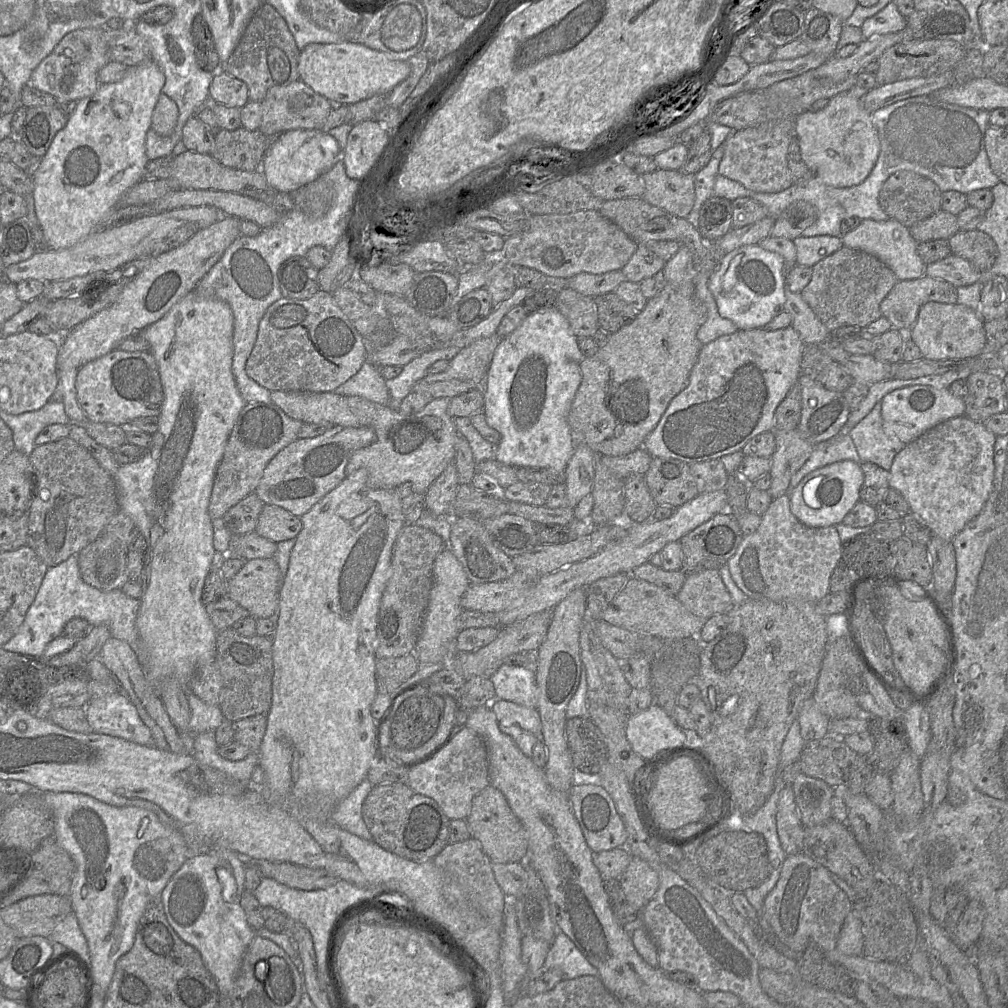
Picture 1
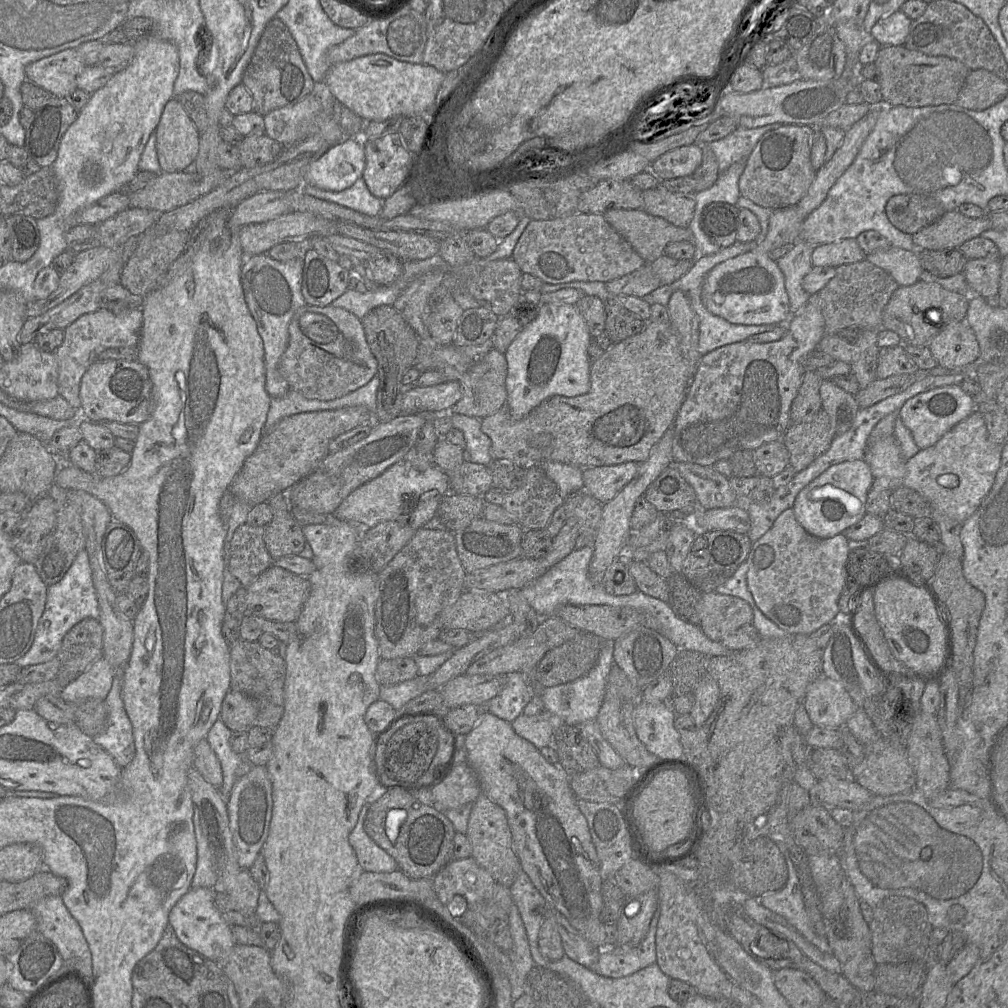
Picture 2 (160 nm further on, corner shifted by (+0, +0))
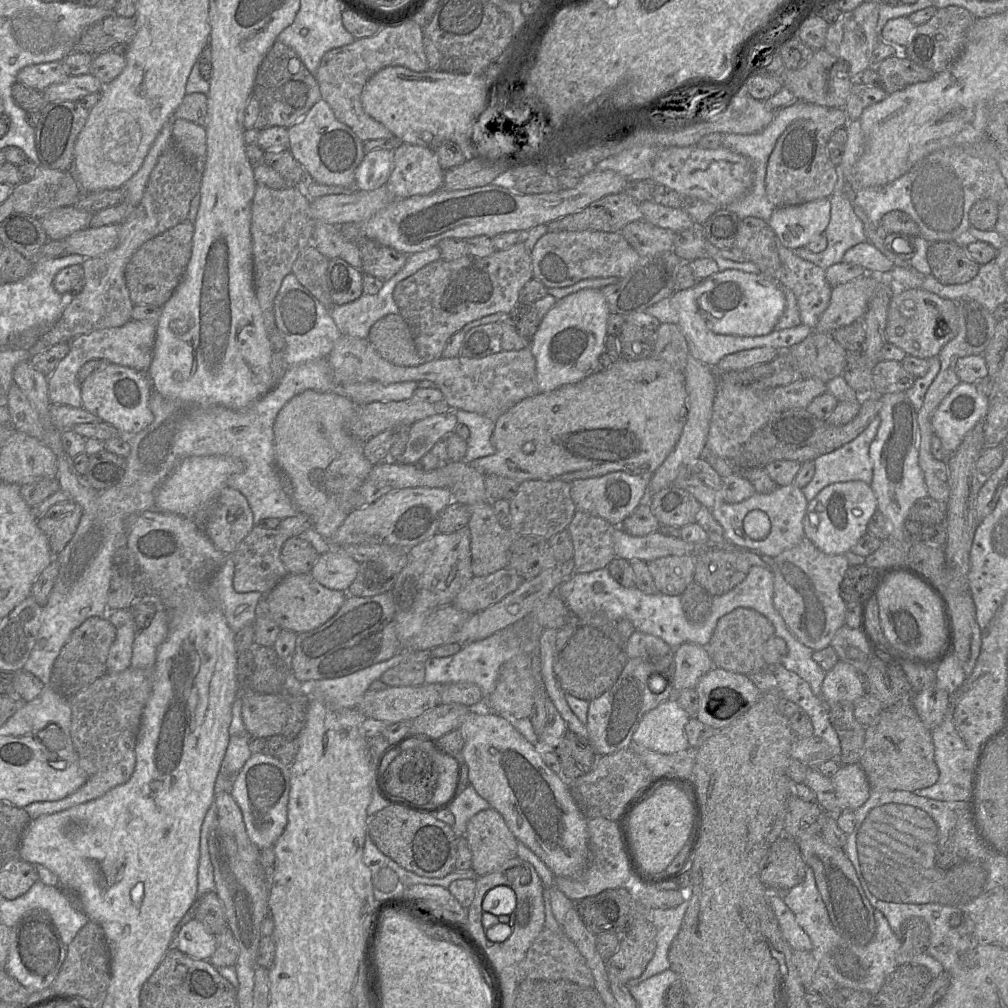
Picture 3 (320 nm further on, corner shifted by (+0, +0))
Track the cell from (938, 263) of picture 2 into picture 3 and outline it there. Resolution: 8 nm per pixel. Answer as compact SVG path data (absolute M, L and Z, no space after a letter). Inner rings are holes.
M956 242L931 243L927 250L931 275L943 285L960 285L972 280L978 273L978 265Z

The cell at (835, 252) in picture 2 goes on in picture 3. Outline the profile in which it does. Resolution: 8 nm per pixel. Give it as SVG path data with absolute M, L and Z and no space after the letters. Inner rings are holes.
M869 242L857 244L847 250L842 262L859 265L872 275L889 275L895 267L892 261Z

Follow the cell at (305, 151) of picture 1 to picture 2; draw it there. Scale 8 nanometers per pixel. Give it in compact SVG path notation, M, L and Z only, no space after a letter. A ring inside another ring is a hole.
M348 138L329 146L318 159L308 165L304 185L339 192L361 178L364 168L363 140Z

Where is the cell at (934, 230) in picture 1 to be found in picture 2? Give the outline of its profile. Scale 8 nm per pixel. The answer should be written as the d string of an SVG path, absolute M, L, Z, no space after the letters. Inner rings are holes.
M953 210L945 212L935 222L911 236L918 250L958 249L964 242L980 236L986 230L991 230L991 221L986 215L980 218L970 218Z

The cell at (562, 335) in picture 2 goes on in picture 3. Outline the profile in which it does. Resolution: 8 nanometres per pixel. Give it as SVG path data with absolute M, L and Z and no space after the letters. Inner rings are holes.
M590 288L558 300L545 314L529 343L536 361L536 378L540 393L577 383L599 370L598 359L605 352L610 313L600 289Z

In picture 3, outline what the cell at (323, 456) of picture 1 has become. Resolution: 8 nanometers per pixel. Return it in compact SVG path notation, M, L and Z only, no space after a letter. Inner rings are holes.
M449 411L442 414L435 414L432 416L428 416L422 420L419 420L413 424L411 424L408 428L408 440L405 446L405 449L403 453L397 457L397 459L390 459L390 460L396 460L395 462L398 463L406 463L406 464L414 464L417 461L419 461L426 453L430 452L437 441L439 441L443 436L453 433L455 427L458 424L457 417L455 415L454 411Z

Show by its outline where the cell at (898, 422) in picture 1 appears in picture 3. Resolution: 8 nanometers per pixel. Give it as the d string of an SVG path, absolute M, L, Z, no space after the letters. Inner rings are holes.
M960 382L941 401L931 417L931 425L946 455L951 456L966 434L983 421L989 407L988 397L965 382Z

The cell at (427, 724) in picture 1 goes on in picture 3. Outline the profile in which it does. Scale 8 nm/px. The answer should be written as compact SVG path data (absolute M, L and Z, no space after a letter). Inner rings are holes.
M429 741L399 753L383 773L385 788L392 796L438 811L448 806L457 793L461 769L454 758L437 752Z

